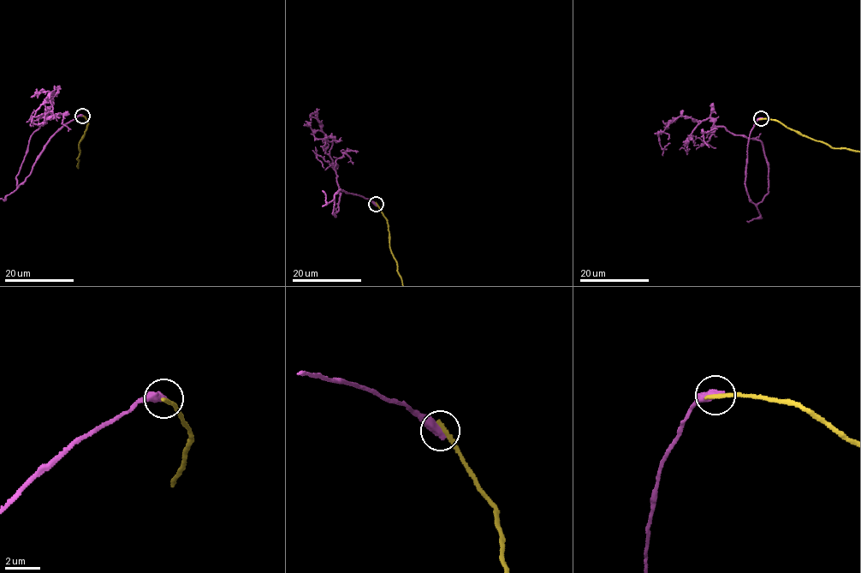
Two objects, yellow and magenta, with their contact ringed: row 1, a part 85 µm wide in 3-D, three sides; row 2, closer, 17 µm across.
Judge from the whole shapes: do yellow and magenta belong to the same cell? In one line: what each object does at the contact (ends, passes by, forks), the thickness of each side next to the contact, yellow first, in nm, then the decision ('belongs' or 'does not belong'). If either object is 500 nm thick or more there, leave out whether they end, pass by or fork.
calibres 260 and 500 nm; does not belong

